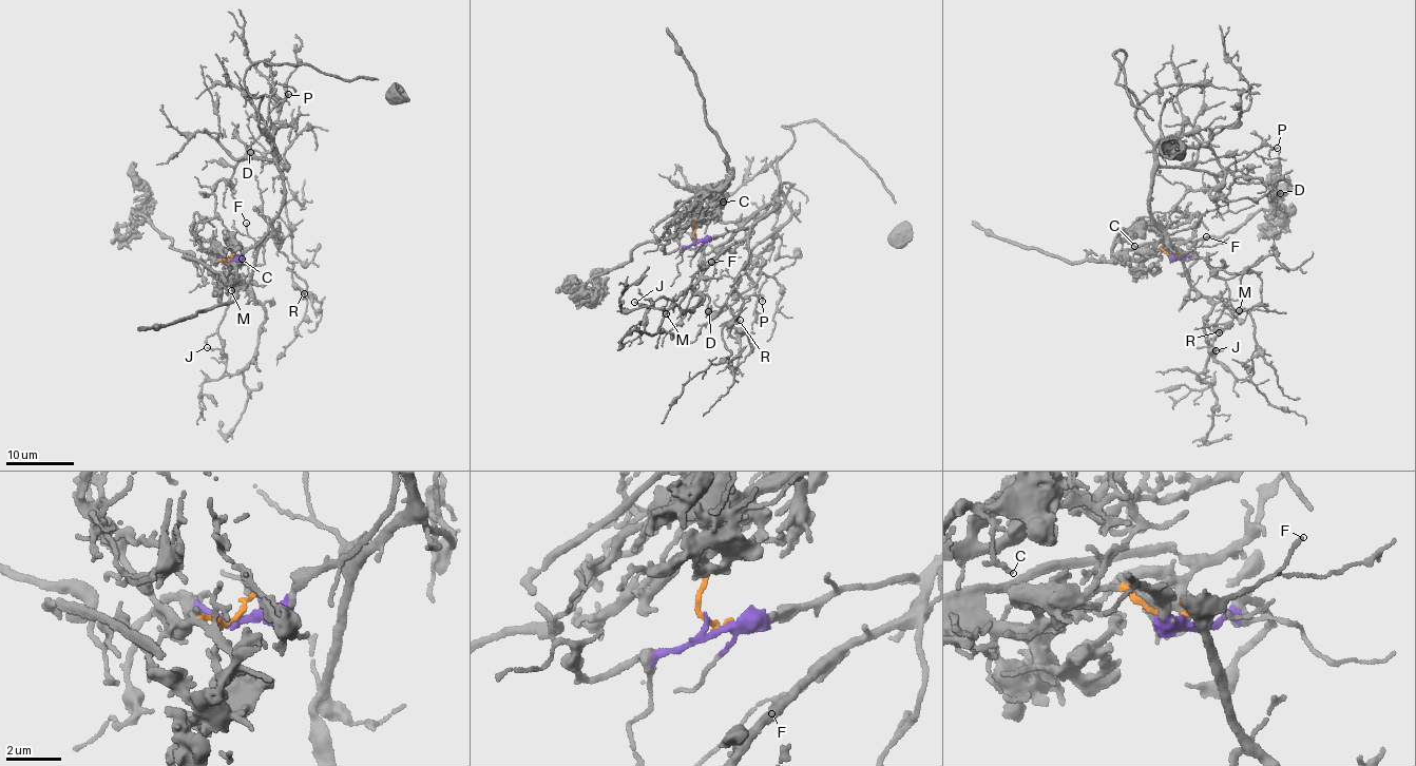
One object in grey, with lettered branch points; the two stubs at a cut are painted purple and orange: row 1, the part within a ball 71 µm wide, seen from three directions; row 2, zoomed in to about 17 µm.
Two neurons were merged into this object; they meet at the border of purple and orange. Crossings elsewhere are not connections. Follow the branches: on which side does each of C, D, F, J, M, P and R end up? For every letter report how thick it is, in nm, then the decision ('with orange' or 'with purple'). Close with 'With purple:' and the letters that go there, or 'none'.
C: 120 nm | with orange
D: 140 nm | with purple
F: 130 nm | with purple
J: 110 nm | with purple
M: 120 nm | with purple
P: 120 nm | with purple
R: 140 nm | with purple
With purple: D, F, J, M, P, R

